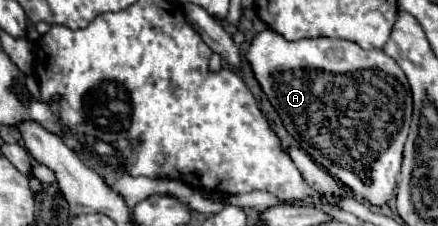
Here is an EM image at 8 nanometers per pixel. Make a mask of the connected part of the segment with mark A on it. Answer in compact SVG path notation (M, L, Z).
M264 29L252 37L246 61L264 95L280 115L286 131L300 143L300 147L330 175L352 189L358 199L382 207L392 197L400 173L402 147L412 121L412 93L400 65L382 49L364 51L354 41L316 37L292 43L272 29Z

